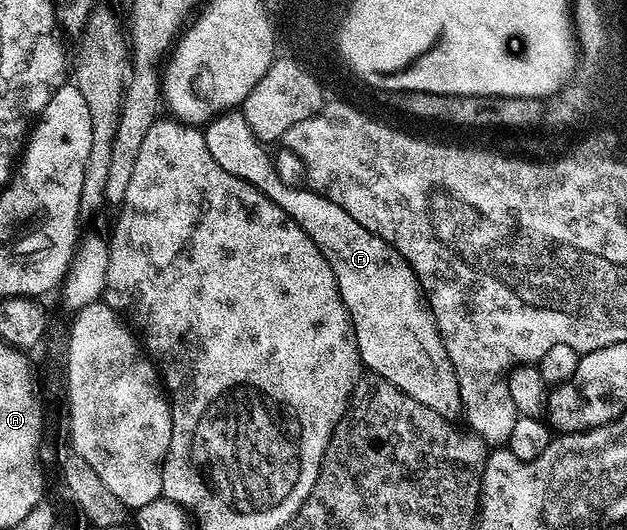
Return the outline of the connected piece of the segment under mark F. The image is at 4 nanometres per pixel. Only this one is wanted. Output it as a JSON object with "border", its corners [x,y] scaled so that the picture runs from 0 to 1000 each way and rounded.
{"border":[[[354,211],[327,232],[332,287],[357,325],[383,332],[402,355],[421,362],[510,468],[536,521],[542,558],[565,613],[565,632],[579,692],[612,717],[632,725],[638,740],[670,755],[689,777],[724,792],[737,781],[737,749],[721,679],[699,632],[699,613],[676,568],[673,538],[657,513],[651,491],[632,475],[606,445],[587,438],[581,423],[568,423],[549,392],[523,377],[504,358],[474,358],[437,323],[437,306],[423,274],[413,268],[384,211]]]}

